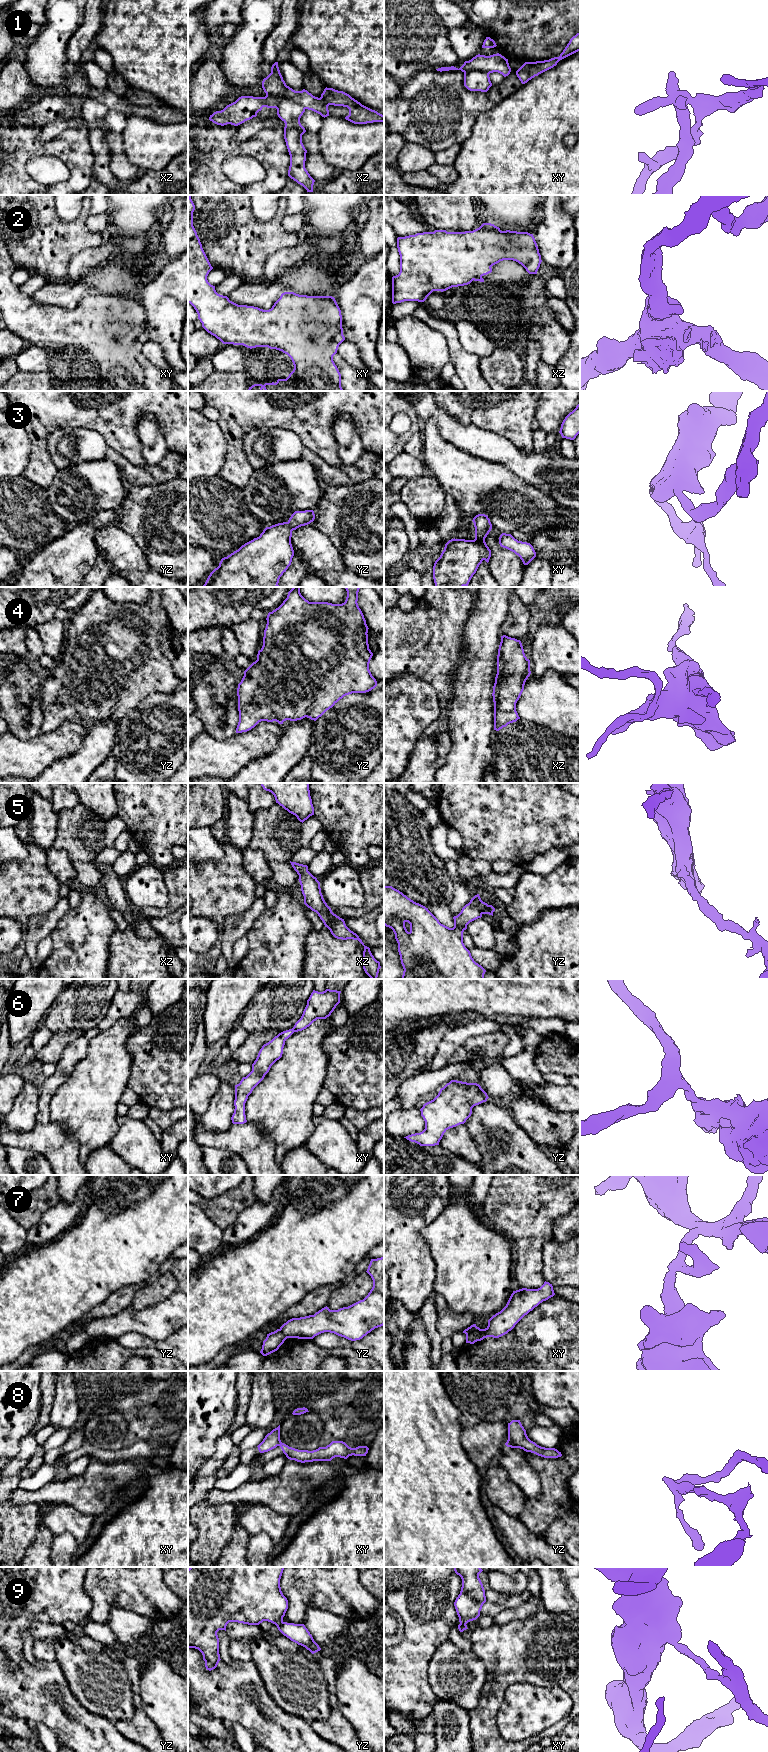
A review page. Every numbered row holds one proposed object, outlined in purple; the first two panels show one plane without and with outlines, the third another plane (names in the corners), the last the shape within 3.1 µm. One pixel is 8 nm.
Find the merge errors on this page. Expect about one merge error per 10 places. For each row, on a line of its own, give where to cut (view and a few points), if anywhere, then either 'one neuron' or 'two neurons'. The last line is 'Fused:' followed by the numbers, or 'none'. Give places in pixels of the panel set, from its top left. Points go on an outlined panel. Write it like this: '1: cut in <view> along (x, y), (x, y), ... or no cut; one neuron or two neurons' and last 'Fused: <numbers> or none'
1: cut in xz along (266, 94), (288, 97), (305, 108); two neurons
2: no cut; one neuron
3: no cut; one neuron
4: no cut; one neuron
5: no cut; one neuron
6: no cut; one neuron
7: cut in xy along (478, 1327), (466, 1334); two neurons
8: cut in xy along (281, 1442), (278, 1445); two neurons
9: cut in yz along (282, 1621), (277, 1626); two neurons
Fused: 1, 7, 8, 9

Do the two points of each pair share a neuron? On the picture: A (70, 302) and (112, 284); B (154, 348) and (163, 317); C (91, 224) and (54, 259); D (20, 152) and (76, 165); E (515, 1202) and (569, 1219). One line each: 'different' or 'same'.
A: same
B: different
C: different
D: same
E: different

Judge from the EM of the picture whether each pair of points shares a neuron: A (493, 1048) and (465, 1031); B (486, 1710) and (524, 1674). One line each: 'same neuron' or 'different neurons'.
A: different neurons
B: same neuron

